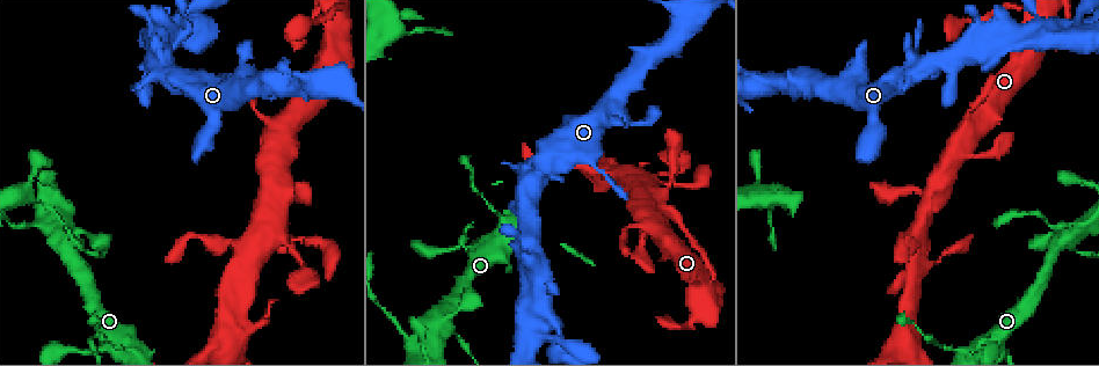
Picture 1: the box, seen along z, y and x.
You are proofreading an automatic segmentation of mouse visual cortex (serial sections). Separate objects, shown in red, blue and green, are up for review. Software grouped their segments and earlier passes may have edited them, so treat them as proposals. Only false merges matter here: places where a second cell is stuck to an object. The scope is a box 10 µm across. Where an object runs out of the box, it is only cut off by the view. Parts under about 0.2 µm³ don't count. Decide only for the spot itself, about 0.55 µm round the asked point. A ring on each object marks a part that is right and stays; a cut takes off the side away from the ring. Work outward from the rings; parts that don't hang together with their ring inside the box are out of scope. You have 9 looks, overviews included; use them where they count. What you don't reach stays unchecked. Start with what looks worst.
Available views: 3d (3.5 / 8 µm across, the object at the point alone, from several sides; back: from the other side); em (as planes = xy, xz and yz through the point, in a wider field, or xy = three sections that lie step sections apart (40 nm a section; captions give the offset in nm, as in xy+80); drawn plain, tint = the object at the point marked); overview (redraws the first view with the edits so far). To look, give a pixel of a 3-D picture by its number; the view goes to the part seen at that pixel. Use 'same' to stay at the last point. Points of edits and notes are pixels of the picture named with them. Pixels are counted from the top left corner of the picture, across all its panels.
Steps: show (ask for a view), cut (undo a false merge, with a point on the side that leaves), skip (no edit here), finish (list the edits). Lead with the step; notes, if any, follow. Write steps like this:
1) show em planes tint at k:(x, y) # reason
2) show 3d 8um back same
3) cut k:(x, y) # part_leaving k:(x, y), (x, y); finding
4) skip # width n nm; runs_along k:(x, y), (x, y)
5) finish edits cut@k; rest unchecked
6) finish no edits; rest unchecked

show 3d 3.5um back at 1:(548, 317) # abrupt turn

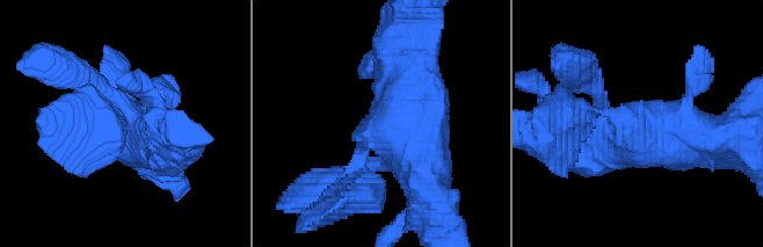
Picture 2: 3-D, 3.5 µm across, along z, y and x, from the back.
skip # runs_along 2:(398, 36), (412, 152), (426, 184); all the same cell

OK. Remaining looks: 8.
show 3d 3.5um back at 1:(337, 18) # abrupt turn

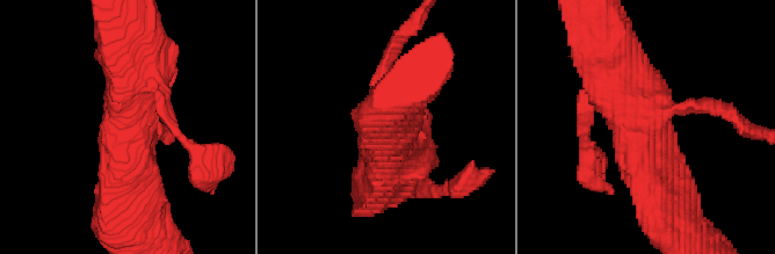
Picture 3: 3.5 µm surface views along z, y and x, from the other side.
show em planes tint at 3:(133, 129) # shape alone is not enough

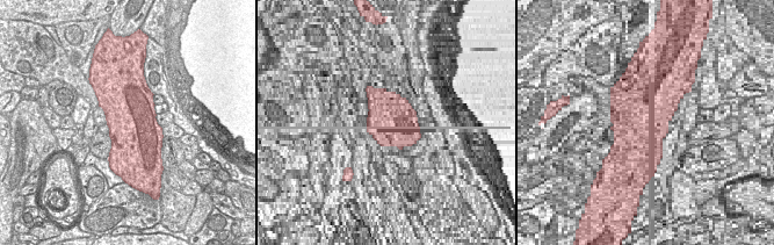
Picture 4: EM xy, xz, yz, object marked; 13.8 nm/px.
show em xy step 2 tint same

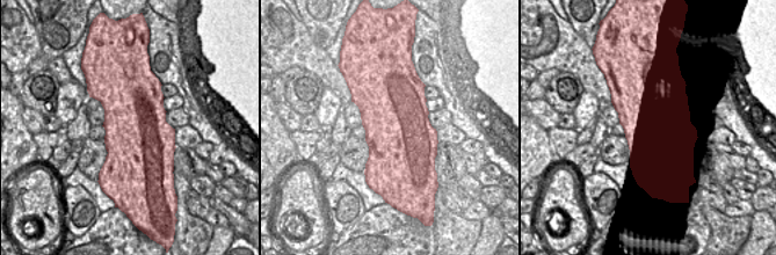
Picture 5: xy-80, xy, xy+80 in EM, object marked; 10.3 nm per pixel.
skip # all the same cell

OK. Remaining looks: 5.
show 3d 3.5um at 1:(58, 229) # abrupt turn

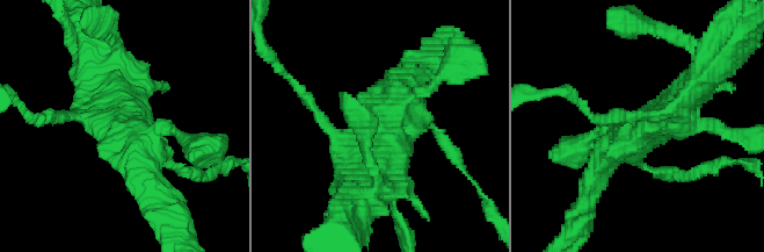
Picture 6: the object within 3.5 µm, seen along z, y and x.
show em xy step 5 tint at 6:(648, 126)

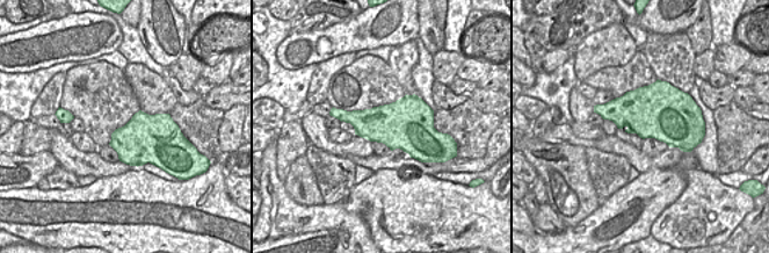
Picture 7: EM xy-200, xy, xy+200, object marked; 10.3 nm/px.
skip # runs_along 6:(595, 178), (610, 152), (701, 81); all the same cell

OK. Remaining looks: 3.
show 3d 3.5um at 1:(278, 190) # a fork

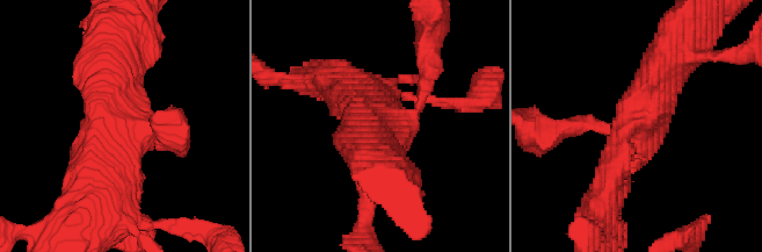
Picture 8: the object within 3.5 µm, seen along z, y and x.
show em xy step 3 tint at 8:(385, 127) # shape alone is not enough

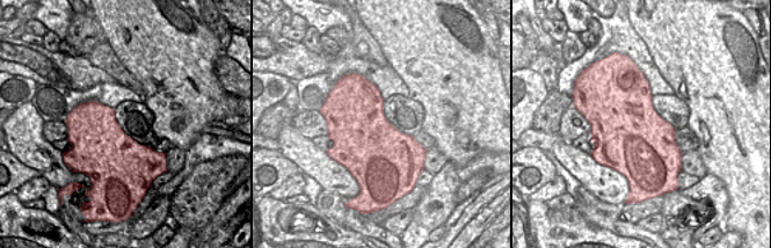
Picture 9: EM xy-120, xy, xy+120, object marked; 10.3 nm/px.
skip # width 650 nm; runs_along 8:(676, 49), (634, 145), (608, 181); all the same cell

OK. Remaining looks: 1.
finish no edits; rest unchecked

